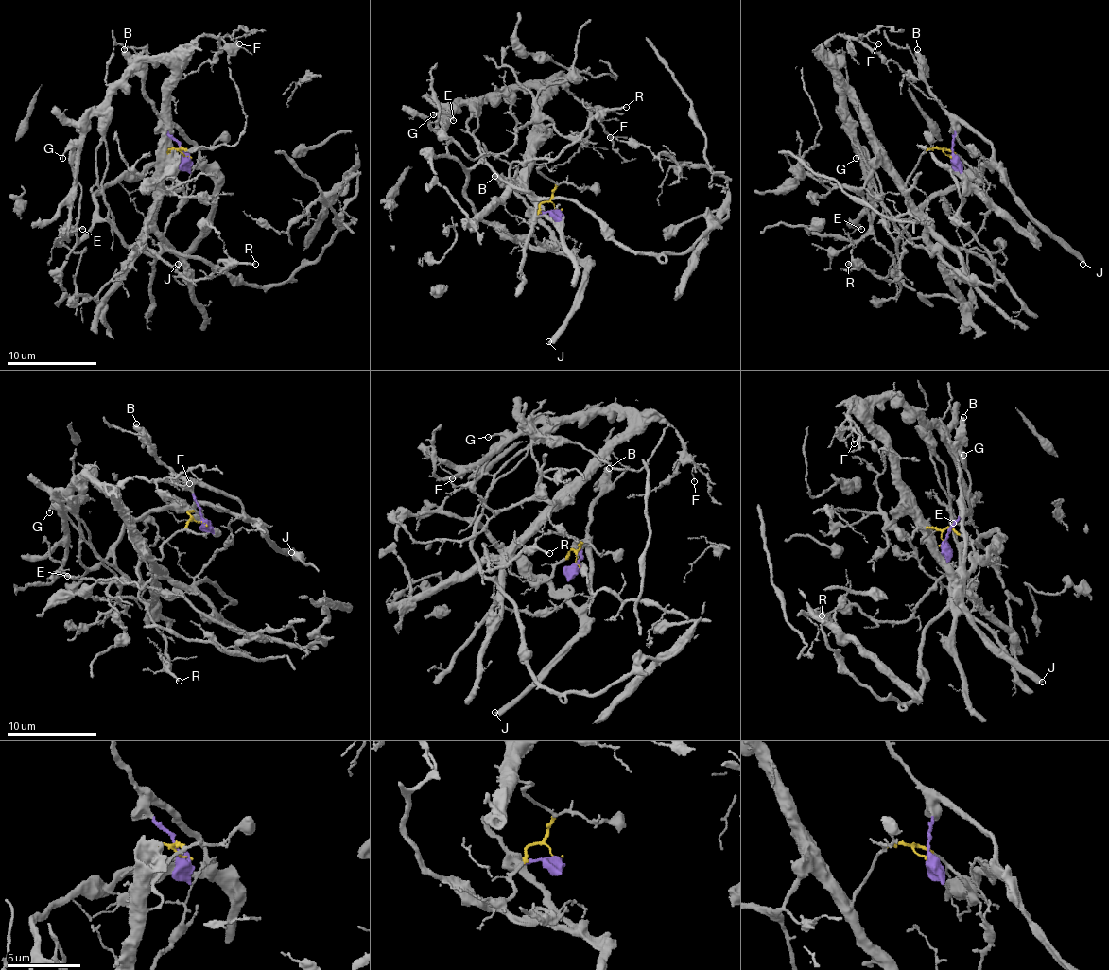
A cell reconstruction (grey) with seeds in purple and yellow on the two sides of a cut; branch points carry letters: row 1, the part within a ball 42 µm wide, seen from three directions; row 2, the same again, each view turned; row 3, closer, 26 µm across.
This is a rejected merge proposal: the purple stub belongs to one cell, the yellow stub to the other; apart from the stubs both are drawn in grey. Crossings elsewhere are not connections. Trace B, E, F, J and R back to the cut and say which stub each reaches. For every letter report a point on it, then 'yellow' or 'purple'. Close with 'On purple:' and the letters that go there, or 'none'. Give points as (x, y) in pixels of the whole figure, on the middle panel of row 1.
B: (494, 176) | purple
E: (453, 120) | yellow
F: (610, 137) | yellow
J: (548, 341) | purple
R: (626, 107) | yellow
On purple: B, J

